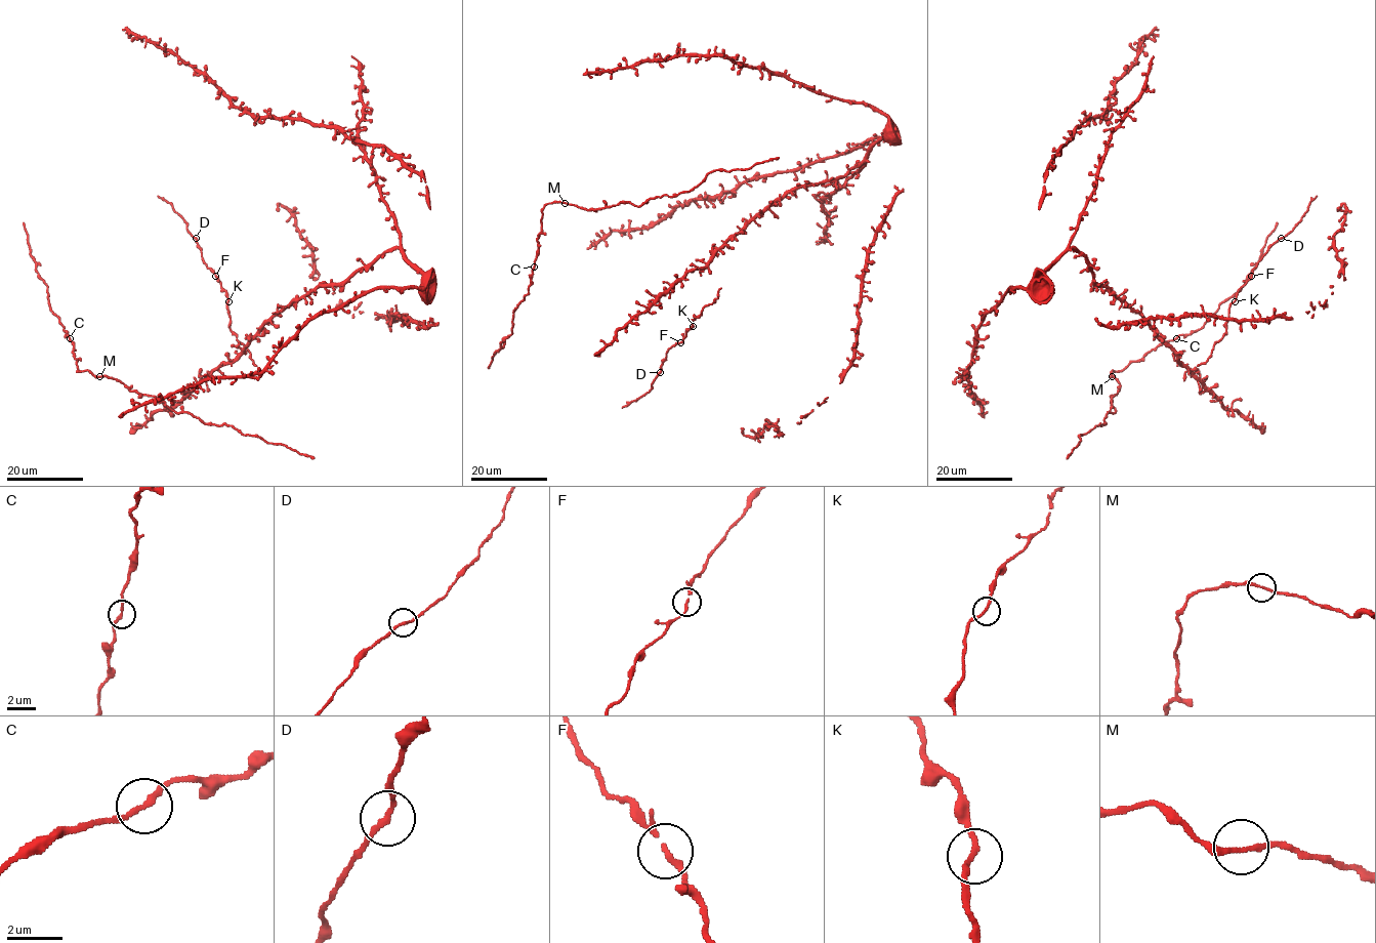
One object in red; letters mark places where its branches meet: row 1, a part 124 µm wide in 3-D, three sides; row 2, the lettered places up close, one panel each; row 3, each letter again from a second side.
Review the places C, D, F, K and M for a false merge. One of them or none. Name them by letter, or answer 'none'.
C

